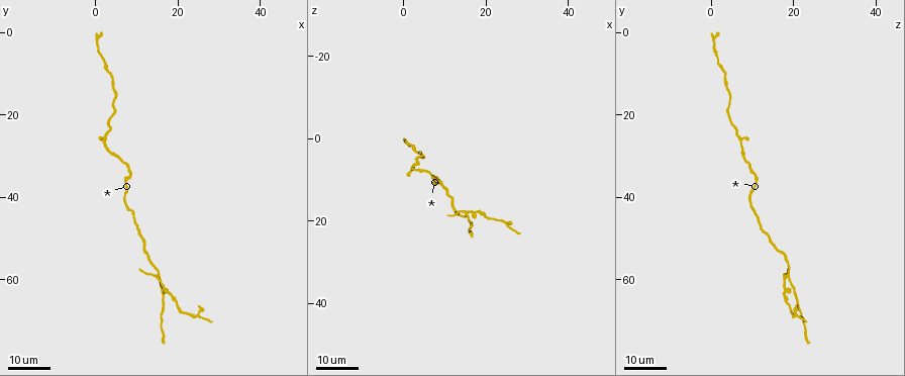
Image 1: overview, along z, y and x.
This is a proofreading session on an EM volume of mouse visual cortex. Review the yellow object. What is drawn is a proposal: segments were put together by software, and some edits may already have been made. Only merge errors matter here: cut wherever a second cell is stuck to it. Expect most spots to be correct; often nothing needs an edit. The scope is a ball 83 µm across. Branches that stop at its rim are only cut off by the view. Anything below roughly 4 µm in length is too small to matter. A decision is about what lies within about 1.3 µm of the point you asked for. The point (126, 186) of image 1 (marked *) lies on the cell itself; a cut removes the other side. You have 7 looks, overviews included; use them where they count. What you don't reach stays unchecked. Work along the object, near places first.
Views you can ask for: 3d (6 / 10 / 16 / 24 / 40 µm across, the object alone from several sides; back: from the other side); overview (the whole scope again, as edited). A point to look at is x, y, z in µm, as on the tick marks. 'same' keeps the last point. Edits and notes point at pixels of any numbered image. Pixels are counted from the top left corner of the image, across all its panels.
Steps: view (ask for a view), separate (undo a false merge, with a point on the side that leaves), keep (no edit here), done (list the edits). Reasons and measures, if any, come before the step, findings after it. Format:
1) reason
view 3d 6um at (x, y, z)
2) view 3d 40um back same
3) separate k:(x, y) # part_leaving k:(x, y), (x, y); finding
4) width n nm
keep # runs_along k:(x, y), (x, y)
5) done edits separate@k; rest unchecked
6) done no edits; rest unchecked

calibre changes
view 3d 16um at (2.5, 24.5, 6.0)

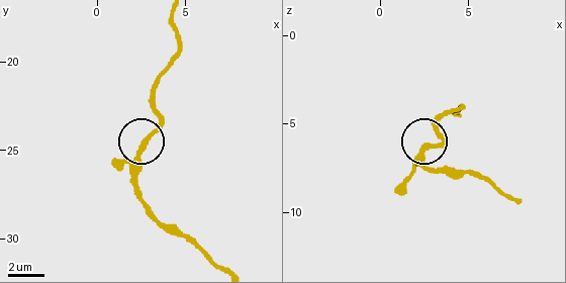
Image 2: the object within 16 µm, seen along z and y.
zoom in
view 3d 6um at (2.6, 24.7, 6.4)

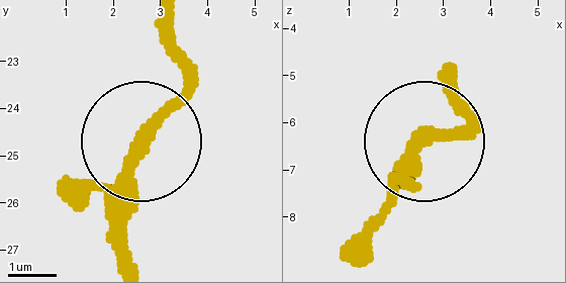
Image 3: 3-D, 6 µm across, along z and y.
view 3d 6um back at (2.55, 24.85, 6.30)

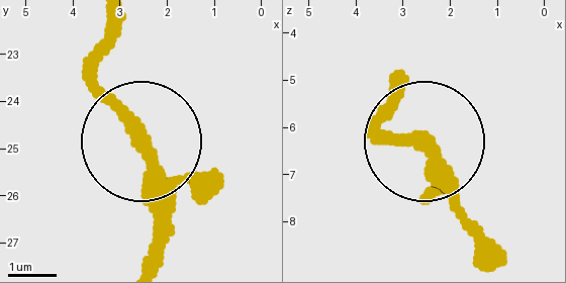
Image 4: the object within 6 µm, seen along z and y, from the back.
keep # runs_along 4:(428, 188), (428, 144), (387, 135), (375, 119); all the same cell

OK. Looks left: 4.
thick turns thin
view 3d 16um at (13.0, 55.5, 18.5)

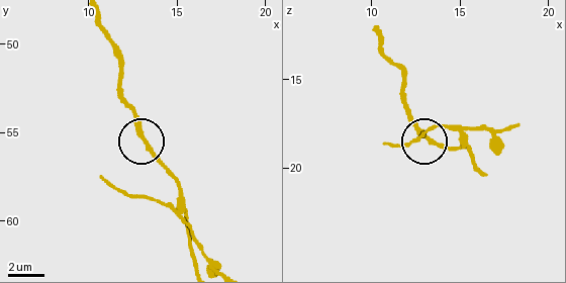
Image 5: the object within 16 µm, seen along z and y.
view 3d 10um at (13.1, 55.6, 18.4)

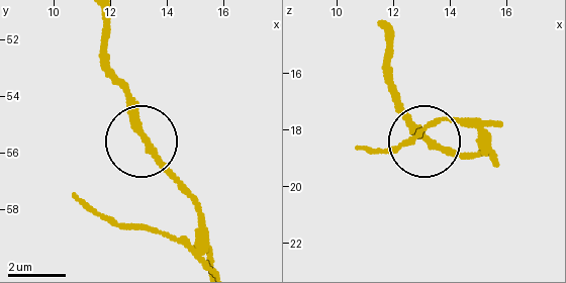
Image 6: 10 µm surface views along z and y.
keep # runs_along 6:(103, 16), (103, 53), (130, 96), (134, 132), (195, 195); continuous, no second cell

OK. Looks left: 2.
done no edits; rest unchecked

